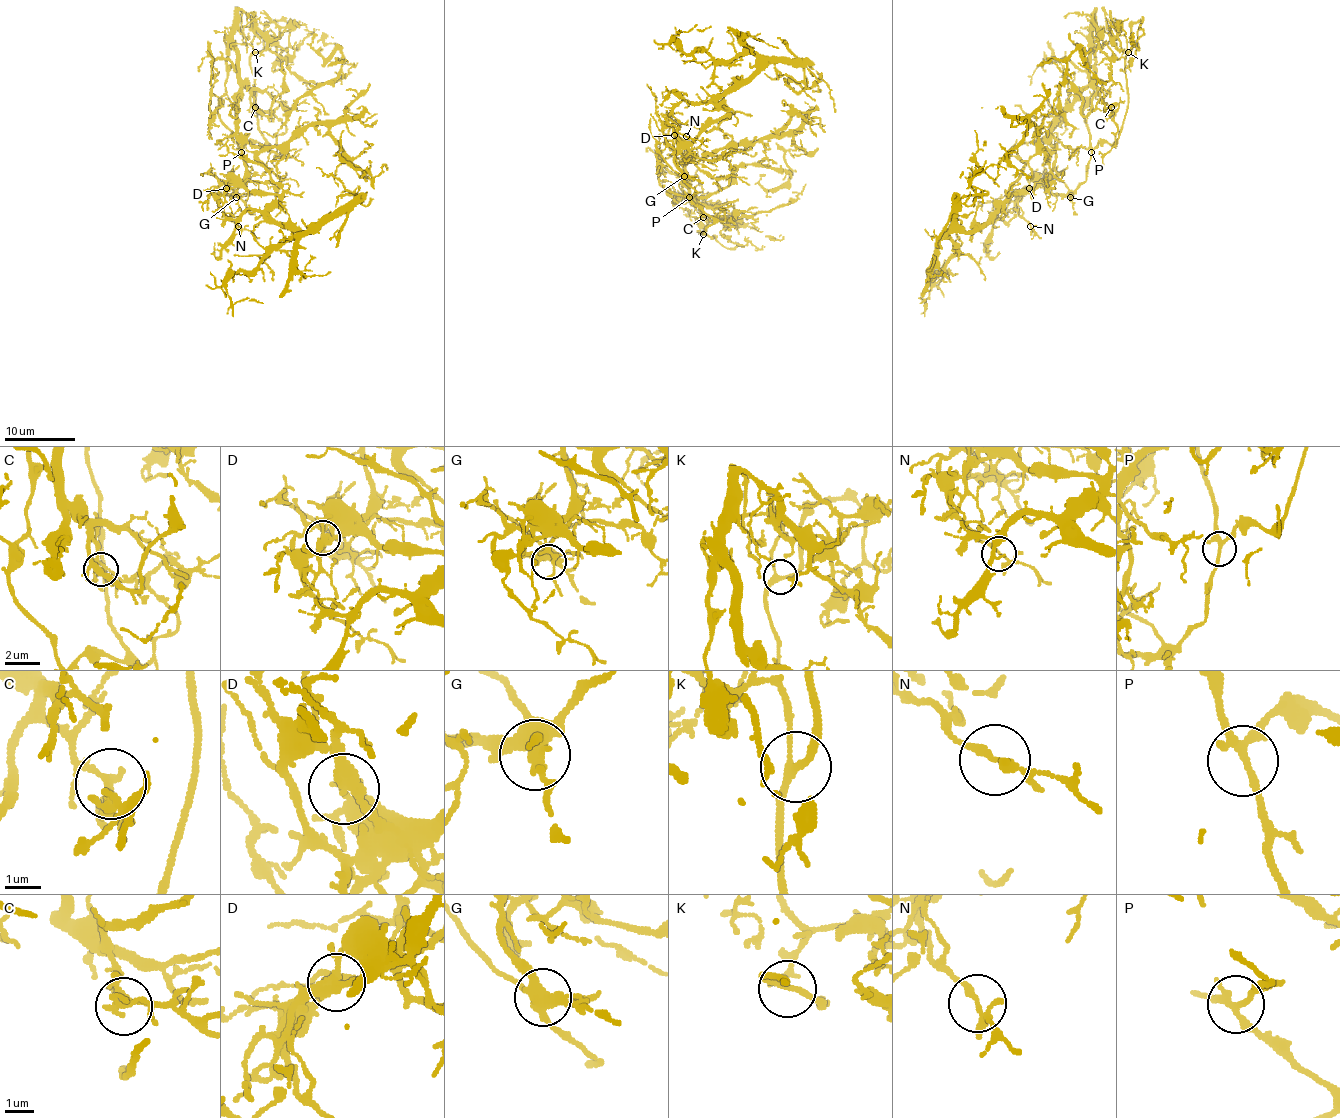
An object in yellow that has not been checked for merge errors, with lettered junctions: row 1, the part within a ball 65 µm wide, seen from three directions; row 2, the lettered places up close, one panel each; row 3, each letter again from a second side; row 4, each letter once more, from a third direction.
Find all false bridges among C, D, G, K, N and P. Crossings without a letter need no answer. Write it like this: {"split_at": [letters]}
{"split_at": ["C", "D"]}

